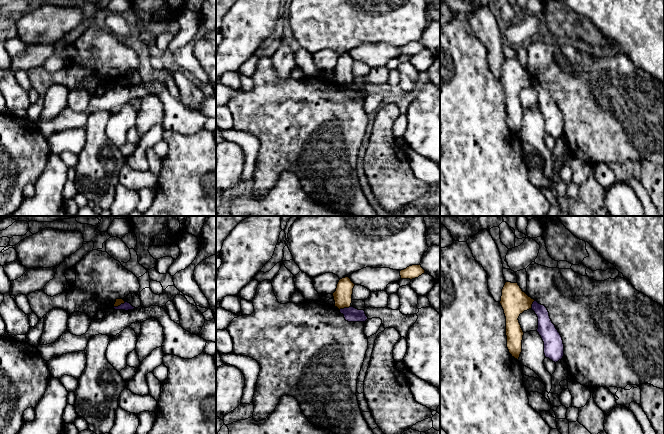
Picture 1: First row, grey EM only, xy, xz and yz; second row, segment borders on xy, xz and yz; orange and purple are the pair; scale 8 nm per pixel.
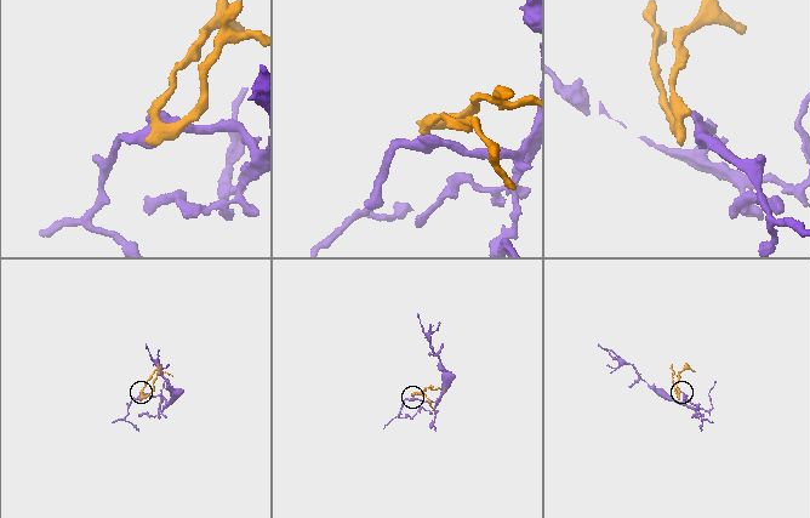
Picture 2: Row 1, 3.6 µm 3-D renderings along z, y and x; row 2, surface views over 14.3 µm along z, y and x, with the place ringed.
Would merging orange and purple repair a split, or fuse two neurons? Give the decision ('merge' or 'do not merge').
do not merge

